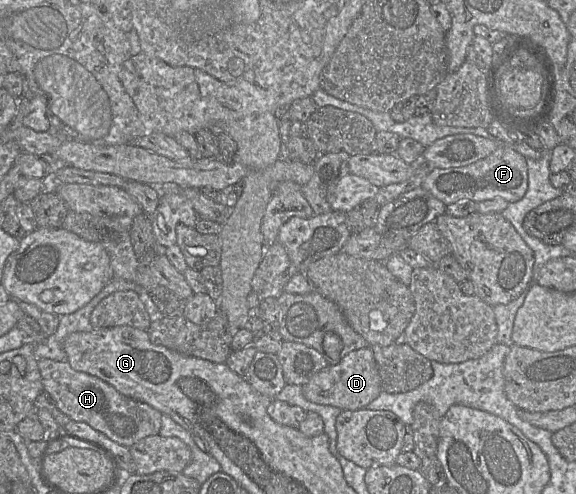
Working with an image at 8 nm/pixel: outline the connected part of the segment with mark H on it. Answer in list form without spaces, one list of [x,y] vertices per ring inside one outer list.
[[[39,359],[37,362],[44,391],[54,399],[57,409],[72,421],[84,422],[128,448],[148,436],[159,434],[162,413],[149,404],[119,393],[98,377],[75,371],[68,362],[51,359]]]

